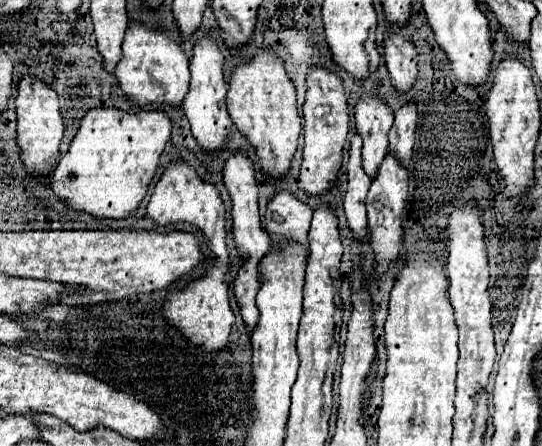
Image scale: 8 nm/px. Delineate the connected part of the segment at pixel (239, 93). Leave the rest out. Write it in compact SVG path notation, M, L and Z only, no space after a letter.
M262 47L250 63L238 65L230 77L226 105L232 123L254 147L262 175L274 181L284 179L290 171L292 157L298 149L302 119L296 109L294 85L288 79L280 57L274 57L268 47Z

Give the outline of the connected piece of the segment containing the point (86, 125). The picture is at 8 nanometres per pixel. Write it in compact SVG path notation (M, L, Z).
M92 109L80 123L80 129L66 151L66 155L56 165L52 177L52 191L54 195L70 209L90 213L92 217L104 219L126 219L136 213L140 201L144 199L150 181L158 171L160 155L166 147L170 137L172 123L166 113L162 111L138 111L126 113L120 109Z

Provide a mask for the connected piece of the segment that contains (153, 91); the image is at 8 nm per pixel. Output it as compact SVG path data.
M130 23L124 45L122 45L124 57L116 67L116 79L120 83L120 89L124 91L124 97L132 101L132 105L146 107L152 103L164 103L164 105L182 105L186 93L188 93L188 57L184 55L184 49L180 43L172 39L170 33L148 29L140 23Z

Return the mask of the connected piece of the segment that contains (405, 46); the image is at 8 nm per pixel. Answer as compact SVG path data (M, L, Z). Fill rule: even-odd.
M390 33L386 39L384 59L386 59L390 81L396 89L396 93L406 95L414 87L416 75L418 75L418 69L416 69L418 53L416 53L414 45L408 43L402 35Z

